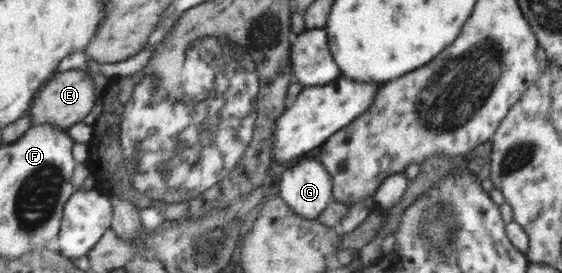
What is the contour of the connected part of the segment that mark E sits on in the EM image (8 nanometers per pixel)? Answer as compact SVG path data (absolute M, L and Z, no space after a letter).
M66 70L57 72L46 85L40 89L39 95L32 103L28 114L32 118L32 127L37 125L57 125L59 129L67 131L69 127L84 122L92 113L100 94L95 92L95 82L90 73L84 70Z

